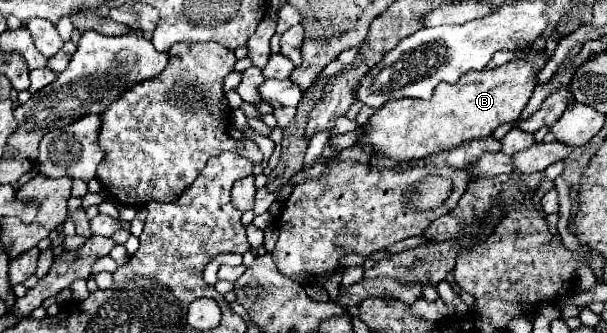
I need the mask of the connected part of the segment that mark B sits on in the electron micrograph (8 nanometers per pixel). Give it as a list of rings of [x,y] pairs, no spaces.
[[[520,52],[512,62],[500,68],[466,72],[456,84],[440,82],[430,100],[402,98],[386,102],[386,106],[376,110],[370,122],[362,126],[358,144],[396,162],[410,162],[442,150],[452,150],[472,138],[486,138],[500,124],[516,122],[520,118],[534,86],[538,84],[536,74],[542,70],[546,60],[548,56],[544,52]]]

